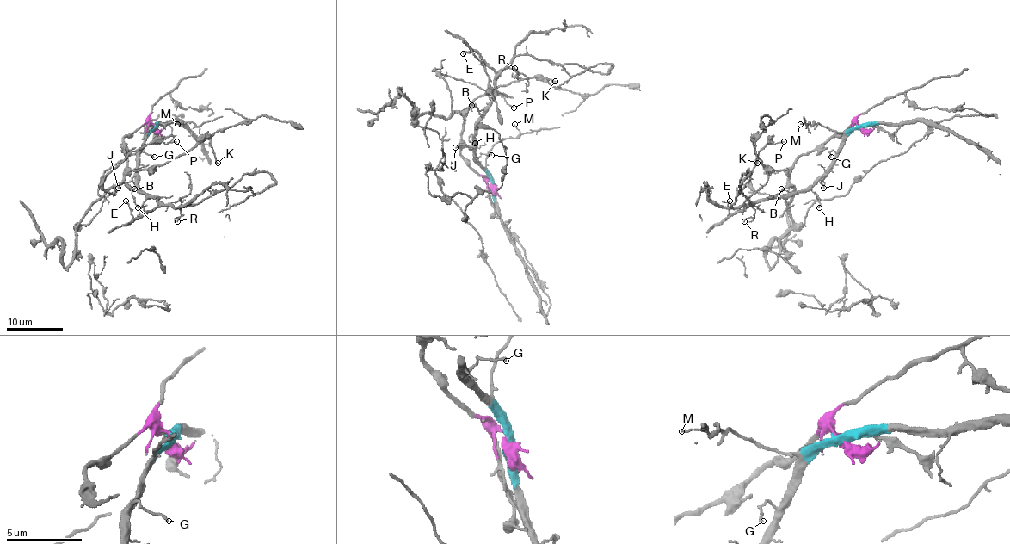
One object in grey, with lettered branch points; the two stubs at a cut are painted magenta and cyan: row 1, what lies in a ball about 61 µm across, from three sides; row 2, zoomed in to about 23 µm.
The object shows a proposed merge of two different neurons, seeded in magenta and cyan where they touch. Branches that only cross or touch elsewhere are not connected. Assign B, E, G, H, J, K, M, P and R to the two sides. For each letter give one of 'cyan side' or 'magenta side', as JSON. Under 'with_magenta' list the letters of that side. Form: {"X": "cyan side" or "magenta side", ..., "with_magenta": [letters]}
{"B": "magenta side", "E": "cyan side", "G": "cyan side", "H": "cyan side", "J": "cyan side", "K": "magenta side", "M": "cyan side", "P": "magenta side", "R": "cyan side", "with_magenta": ["B", "K", "P"]}

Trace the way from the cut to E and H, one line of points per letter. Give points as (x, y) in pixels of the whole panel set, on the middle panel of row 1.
E: (491, 185), (491, 179), (476, 161), (474, 137), (480, 117), (494, 94), (495, 73), (474, 51), (463, 53)
H: (491, 185), (491, 179), (476, 161), (474, 139), (471, 135), (469, 141), (474, 142)

